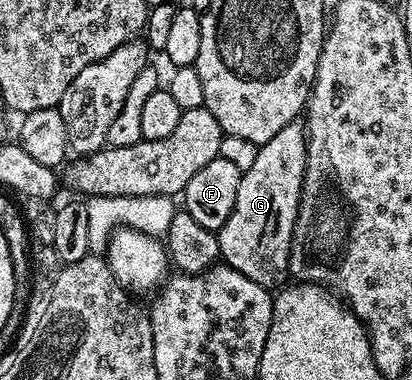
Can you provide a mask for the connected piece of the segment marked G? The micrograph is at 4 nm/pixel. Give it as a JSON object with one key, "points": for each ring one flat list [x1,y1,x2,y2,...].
{"points":[[294,121,279,129,271,141,258,146,251,169,247,169,239,181,235,209,217,232,224,266,243,273,243,277,251,277,251,281,266,289,276,288,289,269,291,237,305,176,306,138,304,126]]}

